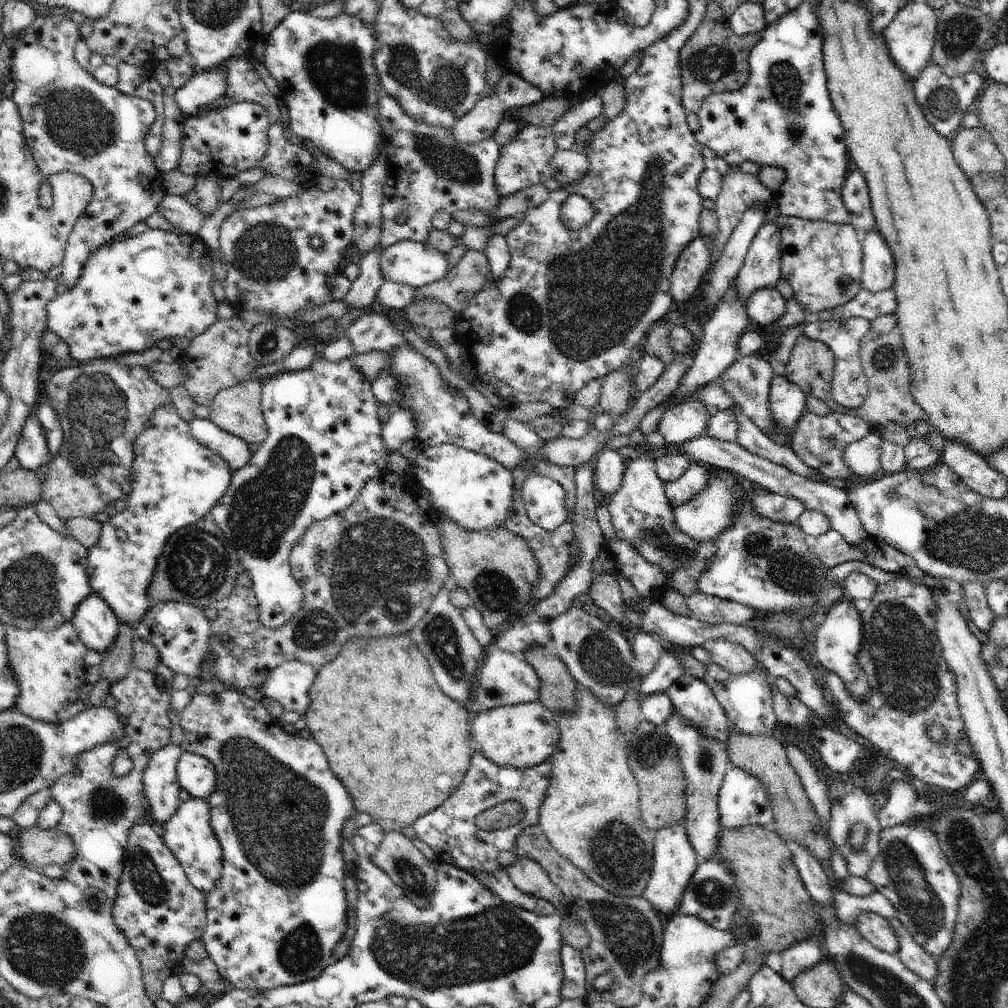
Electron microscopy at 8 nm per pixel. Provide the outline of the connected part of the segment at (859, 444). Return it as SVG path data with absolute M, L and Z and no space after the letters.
M870 432L844 449L844 460L858 476L872 476L880 470L883 440L878 433Z

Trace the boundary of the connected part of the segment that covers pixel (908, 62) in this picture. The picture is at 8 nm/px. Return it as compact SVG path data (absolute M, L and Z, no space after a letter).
M912 1L900 9L894 20L883 30L882 36L884 36L885 42L890 48L894 62L912 80L916 80L921 75L923 68L930 62L936 34L937 17L932 8L924 1Z

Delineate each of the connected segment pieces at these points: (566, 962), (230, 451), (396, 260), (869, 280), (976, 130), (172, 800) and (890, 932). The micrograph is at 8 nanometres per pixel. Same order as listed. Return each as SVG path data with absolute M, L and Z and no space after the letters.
M564 942L561 946L561 959L564 975L561 997L564 1001L585 998L587 993L585 964L581 951Z
M196 417L189 422L191 435L202 445L211 448L221 456L230 472L234 474L240 470L251 458L249 442L243 438L222 430L210 419Z
M403 240L385 248L380 255L380 270L385 281L420 288L436 282L448 272L447 255L430 243Z
M872 230L862 238L863 273L861 274L862 289L871 293L892 288L894 284L894 258L880 232Z
M980 125L959 130L952 142L952 154L966 176L1005 172L1006 162L1003 154L990 134Z
M178 745L161 747L153 753L143 772L143 794L150 804L150 814L156 827L162 827L182 804L178 797L181 786L176 772L182 753Z
M873 912L862 913L854 926L860 934L876 948L896 955L899 951L899 936L893 922Z

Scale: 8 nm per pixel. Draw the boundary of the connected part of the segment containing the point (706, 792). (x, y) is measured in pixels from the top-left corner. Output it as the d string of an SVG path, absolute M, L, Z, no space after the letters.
M674 712L662 728L677 748L683 766L687 784L685 788L687 815L684 826L692 848L695 850L697 862L701 865L716 858L719 850L722 826L719 823L717 804L719 790L723 785L723 778L728 771L727 766L730 764L730 760L727 749L721 742L704 738L702 732L696 727L690 726L687 720Z

